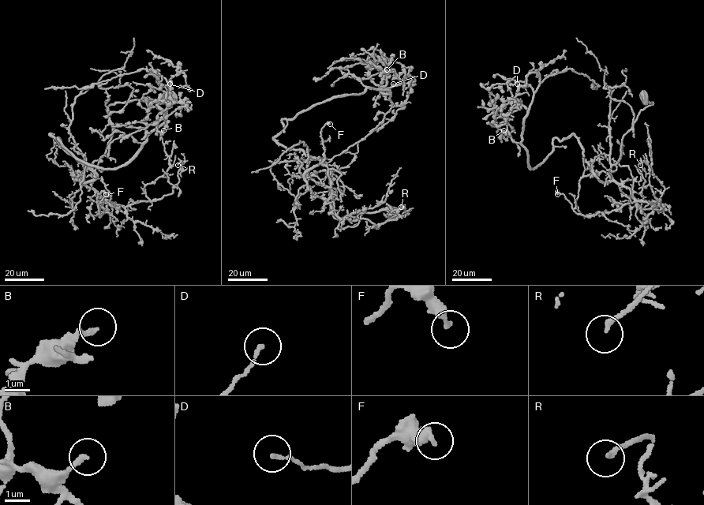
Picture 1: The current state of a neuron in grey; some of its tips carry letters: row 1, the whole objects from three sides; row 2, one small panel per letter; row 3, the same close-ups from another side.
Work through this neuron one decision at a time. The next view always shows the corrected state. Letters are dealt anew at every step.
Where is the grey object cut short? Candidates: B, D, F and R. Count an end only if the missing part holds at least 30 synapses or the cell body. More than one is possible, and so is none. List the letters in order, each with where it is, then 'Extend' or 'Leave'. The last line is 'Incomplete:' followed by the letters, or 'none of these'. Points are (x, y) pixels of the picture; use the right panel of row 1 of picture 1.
B: Place: (503, 130). Leave
D: Place: (517, 84). Leave
F: Place: (557, 194). Leave
R: Place: (640, 165). Leave
Incomplete: none of these

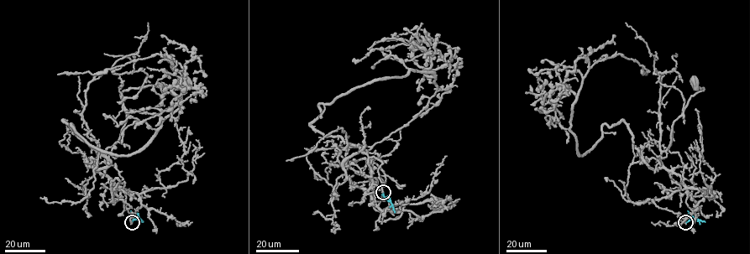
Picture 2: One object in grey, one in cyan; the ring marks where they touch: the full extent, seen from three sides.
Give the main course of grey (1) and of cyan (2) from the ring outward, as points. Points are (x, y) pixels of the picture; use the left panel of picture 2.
1: (132, 222), (131, 207), (118, 199), (122, 191), (95, 158), (117, 142), (126, 121), (120, 94), (182, 83)
2: (132, 222), (138, 216), (131, 210)

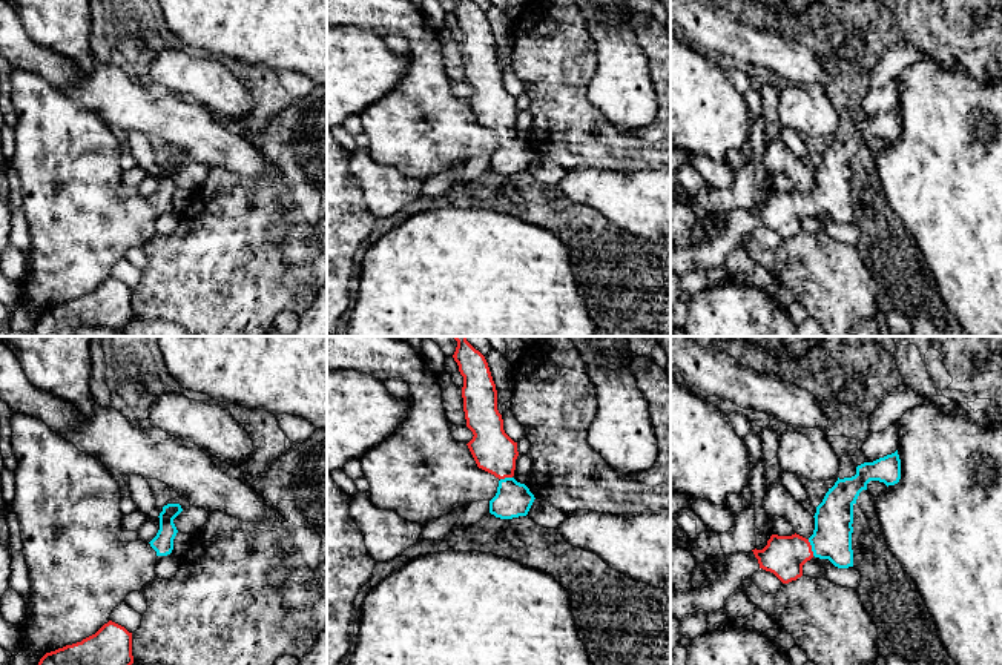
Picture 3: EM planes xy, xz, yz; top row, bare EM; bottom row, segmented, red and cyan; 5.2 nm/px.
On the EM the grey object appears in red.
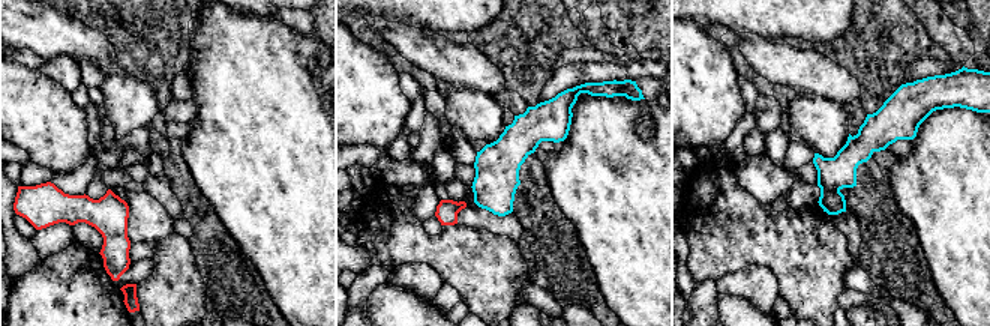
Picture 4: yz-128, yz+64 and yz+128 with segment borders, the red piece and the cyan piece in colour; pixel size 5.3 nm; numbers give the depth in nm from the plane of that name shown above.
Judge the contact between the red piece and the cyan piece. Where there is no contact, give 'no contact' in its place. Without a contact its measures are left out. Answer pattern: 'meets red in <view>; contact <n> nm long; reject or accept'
meets red in yz; contact 90 nm long; accept

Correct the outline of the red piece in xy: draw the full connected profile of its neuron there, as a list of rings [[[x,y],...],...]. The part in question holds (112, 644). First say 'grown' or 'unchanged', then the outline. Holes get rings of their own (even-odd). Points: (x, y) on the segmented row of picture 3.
unchanged | [[[109,620],[81,642],[46,653],[38,665],[132,665],[132,633]]]

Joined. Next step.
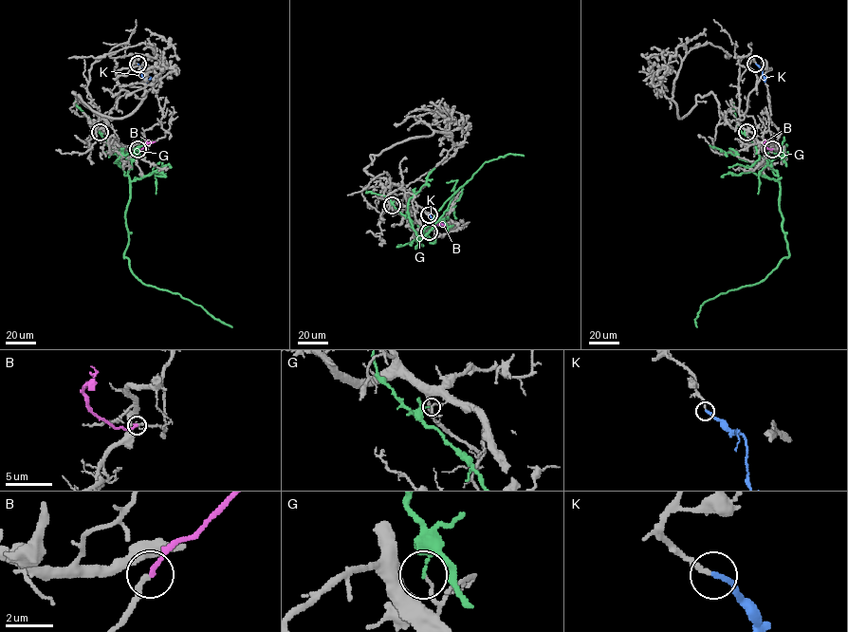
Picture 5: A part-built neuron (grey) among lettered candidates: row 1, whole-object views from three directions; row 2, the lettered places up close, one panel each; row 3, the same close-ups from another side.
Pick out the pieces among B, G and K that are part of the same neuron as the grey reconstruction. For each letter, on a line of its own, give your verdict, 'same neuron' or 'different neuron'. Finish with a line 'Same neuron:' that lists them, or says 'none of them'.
B: same neuron
G: different neuron
K: same neuron
Same neuron: B, K

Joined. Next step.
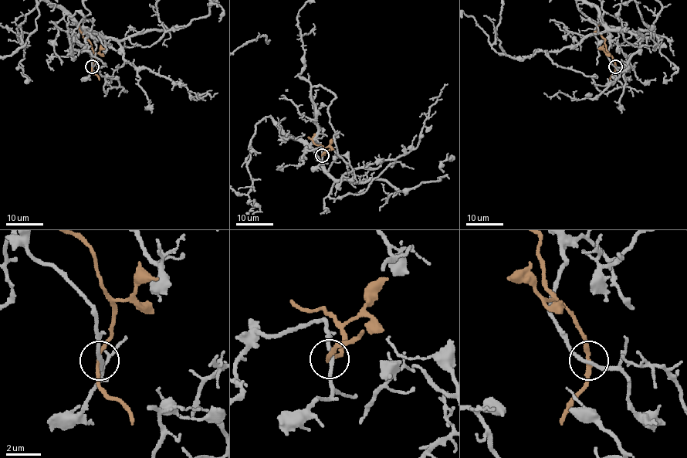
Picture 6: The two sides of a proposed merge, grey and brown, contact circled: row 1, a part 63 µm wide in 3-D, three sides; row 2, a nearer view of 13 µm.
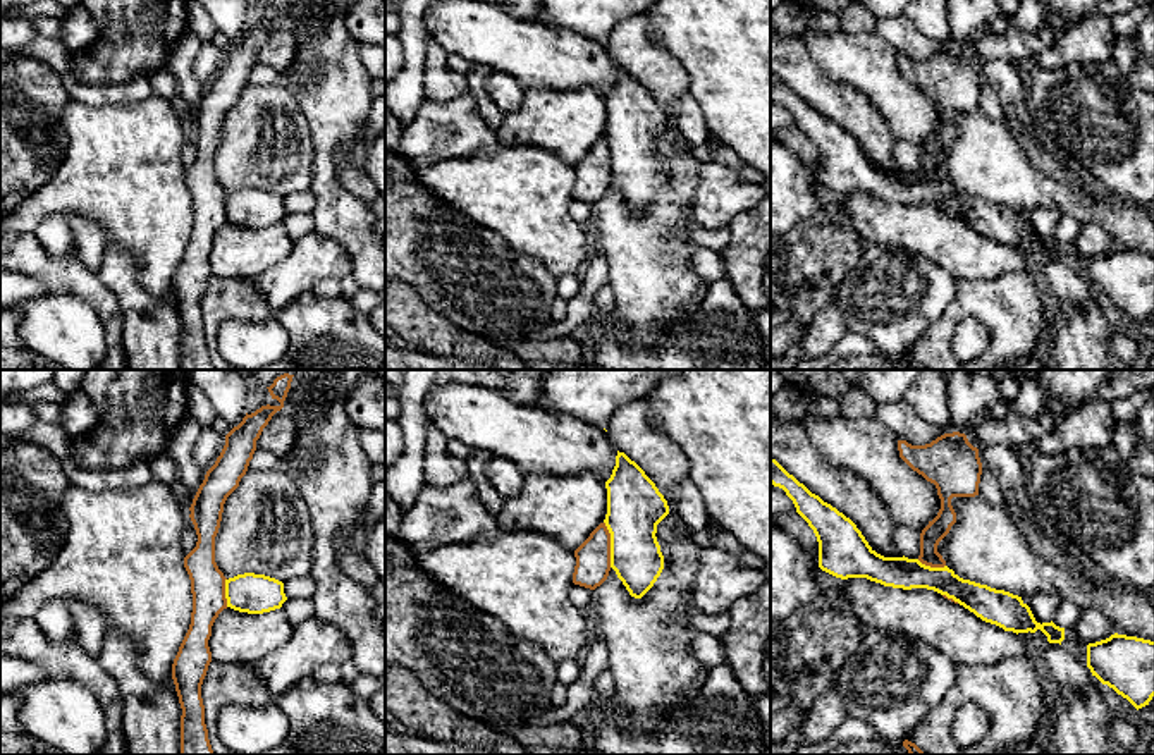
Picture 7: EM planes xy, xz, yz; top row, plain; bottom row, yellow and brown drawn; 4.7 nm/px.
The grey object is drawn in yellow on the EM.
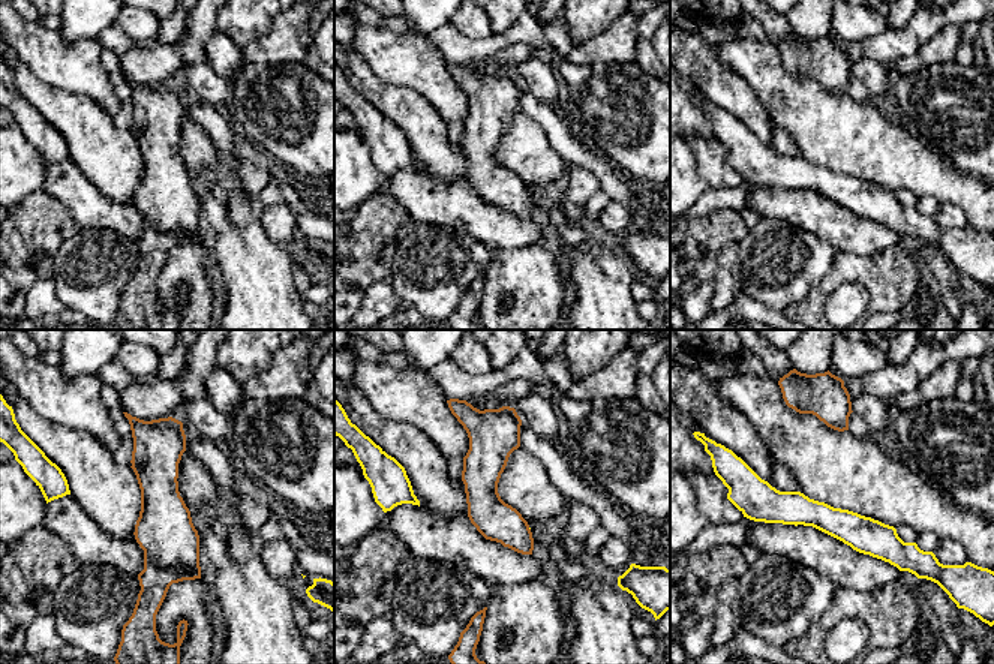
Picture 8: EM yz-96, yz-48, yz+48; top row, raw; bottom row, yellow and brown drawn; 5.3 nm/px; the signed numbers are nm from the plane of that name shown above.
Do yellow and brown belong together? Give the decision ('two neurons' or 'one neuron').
two neurons

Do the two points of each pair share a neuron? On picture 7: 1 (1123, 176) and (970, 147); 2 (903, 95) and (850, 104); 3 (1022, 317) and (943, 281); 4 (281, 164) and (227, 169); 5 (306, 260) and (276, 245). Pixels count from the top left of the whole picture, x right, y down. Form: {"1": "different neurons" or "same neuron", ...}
{"1": "different neurons", "2": "different neurons", "3": "different neurons", "4": "same neuron", "5": "different neurons"}

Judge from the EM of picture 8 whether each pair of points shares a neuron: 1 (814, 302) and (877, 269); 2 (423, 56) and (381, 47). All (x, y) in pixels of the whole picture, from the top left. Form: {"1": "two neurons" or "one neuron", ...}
{"1": "one neuron", "2": "one neuron"}

